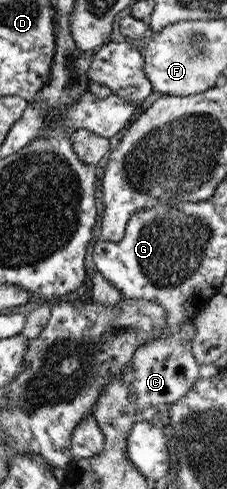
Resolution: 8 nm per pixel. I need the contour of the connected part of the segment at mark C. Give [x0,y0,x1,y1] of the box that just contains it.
[129,326,200,417]

